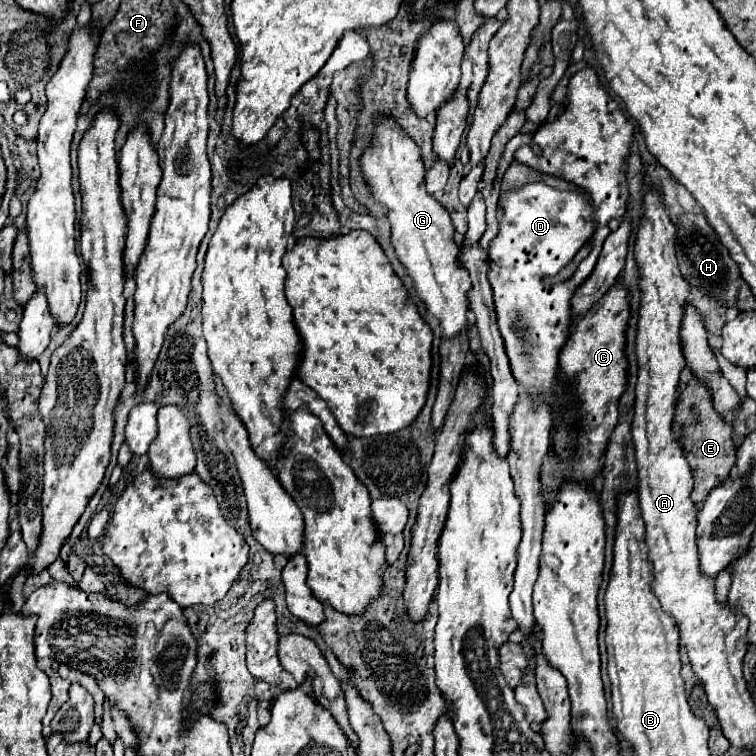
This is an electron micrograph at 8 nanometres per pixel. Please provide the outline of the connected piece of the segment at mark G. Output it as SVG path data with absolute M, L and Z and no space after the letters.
M384 119L376 131L376 139L360 161L362 173L374 197L388 207L392 243L398 259L414 279L416 293L426 303L428 311L440 321L444 337L456 337L468 327L466 293L470 289L470 277L458 263L460 247L454 241L454 225L448 211L424 189L424 163L416 143L410 141L394 119Z

